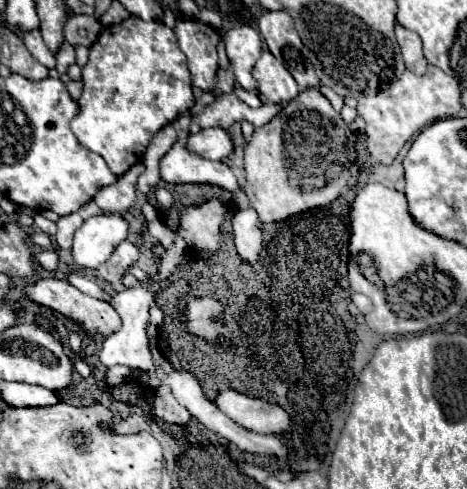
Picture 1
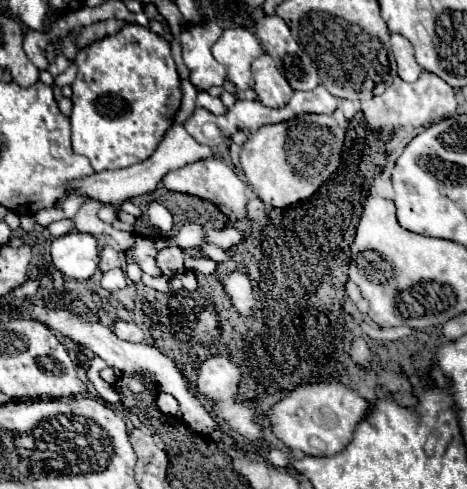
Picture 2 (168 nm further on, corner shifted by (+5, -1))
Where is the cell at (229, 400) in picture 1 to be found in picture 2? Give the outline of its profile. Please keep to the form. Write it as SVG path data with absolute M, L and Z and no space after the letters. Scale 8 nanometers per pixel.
M304 384L280 400L268 412L268 420L272 432L292 450L300 450L306 456L334 456L348 446L356 426L368 418L370 408L370 400L344 384Z

